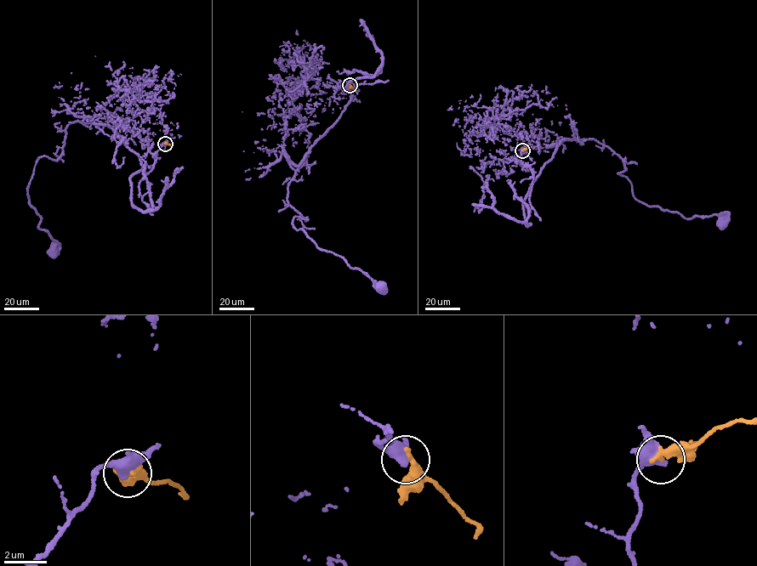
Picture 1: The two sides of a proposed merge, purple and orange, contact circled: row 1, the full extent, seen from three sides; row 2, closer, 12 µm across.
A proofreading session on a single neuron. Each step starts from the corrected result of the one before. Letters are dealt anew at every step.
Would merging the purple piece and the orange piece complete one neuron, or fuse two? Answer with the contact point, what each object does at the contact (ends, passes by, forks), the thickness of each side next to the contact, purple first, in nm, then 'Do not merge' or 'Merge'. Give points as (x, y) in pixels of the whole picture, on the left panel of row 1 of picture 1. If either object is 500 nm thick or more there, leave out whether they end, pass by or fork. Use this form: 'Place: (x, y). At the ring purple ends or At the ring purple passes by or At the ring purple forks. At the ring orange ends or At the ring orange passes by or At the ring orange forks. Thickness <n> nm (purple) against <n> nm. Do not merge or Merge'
Place: (165, 144). At the ring purple forks. At the ring orange ends. Thickness 380 nm (purple) against 340 nm. Do not merge

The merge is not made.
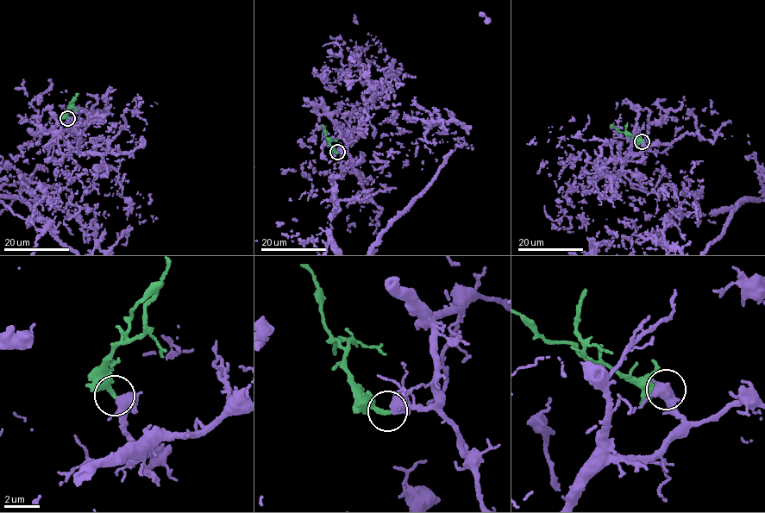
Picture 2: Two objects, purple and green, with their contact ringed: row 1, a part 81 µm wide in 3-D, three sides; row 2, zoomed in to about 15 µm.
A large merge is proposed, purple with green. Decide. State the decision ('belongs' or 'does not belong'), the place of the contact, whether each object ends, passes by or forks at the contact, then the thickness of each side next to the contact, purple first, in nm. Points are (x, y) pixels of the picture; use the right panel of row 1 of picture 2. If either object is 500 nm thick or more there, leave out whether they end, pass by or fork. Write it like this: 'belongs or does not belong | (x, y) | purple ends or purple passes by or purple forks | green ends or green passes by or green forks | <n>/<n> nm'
belongs | (642, 141) | purple forks | green ends | 360/280 nm

